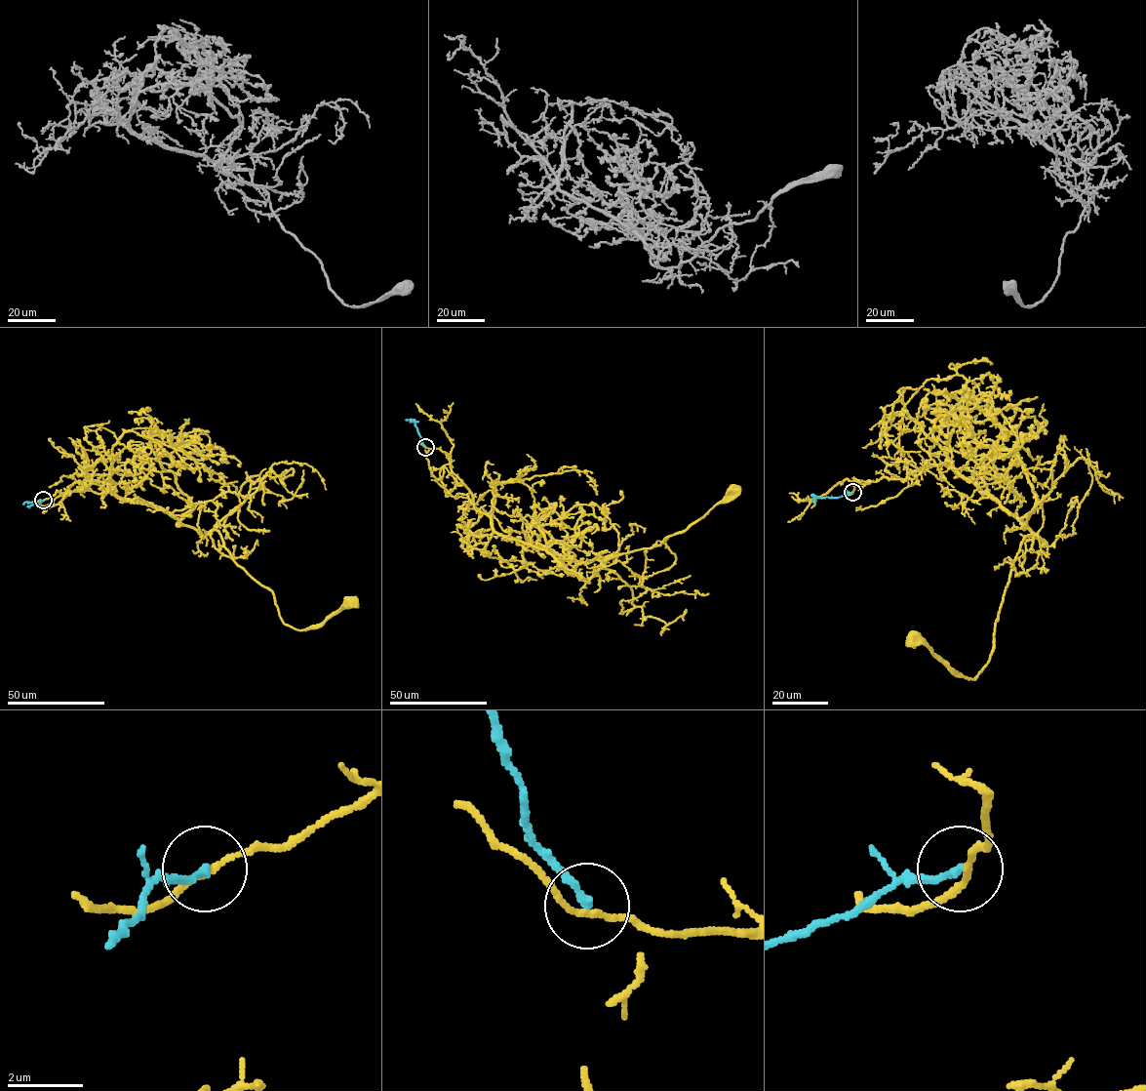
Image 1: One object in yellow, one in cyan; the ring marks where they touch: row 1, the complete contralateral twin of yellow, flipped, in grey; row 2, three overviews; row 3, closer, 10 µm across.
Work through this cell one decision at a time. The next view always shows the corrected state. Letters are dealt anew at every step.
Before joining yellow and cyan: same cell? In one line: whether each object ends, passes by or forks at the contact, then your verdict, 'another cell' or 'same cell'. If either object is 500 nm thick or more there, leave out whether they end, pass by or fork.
yellow passes by; cyan ends; another cell

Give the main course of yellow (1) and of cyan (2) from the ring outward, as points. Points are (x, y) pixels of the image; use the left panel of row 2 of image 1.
1: (43, 500), (104, 482), (202, 536), (216, 530), (296, 629), (316, 628), (352, 602)
2: (43, 500), (38, 505), (23, 505)

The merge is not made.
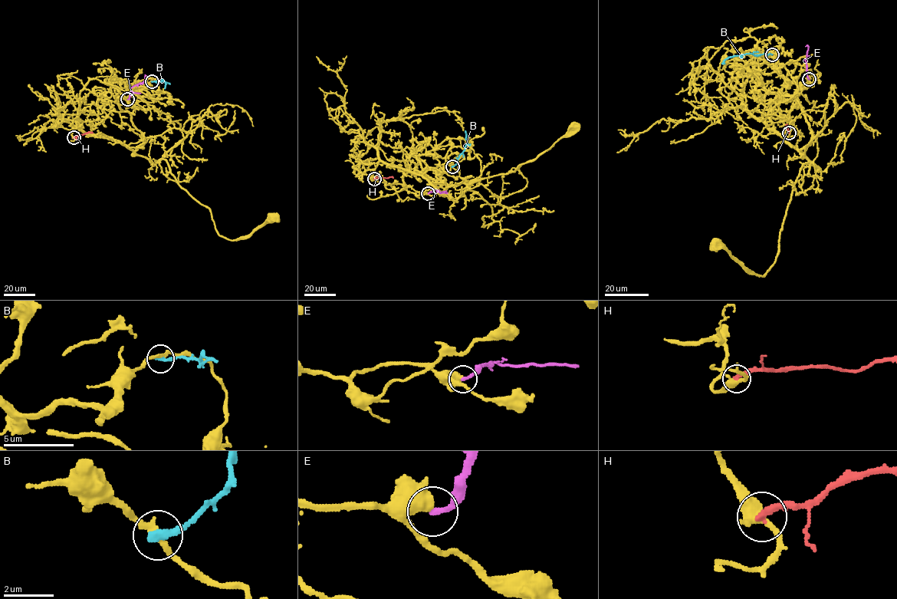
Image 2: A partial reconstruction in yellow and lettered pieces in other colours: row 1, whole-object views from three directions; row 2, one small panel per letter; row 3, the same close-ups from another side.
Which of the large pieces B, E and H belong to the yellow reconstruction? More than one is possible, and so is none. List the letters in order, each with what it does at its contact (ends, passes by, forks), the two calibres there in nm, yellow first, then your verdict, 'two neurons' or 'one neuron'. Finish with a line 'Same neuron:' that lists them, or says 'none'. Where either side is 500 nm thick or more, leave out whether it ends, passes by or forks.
B: it ends; calibres 240 and 320 nm; two neurons
E: it ends; calibres 440 and 220 nm; two neurons
H: it ends; calibres 440 and 320 nm; two neurons
Same neuron: none

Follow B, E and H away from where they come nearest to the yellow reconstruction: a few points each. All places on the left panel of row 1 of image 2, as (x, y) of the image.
B: (151, 81), (165, 82), (164, 88)
E: (127, 99), (130, 88), (142, 83), (146, 76)
H: (73, 137), (93, 132)

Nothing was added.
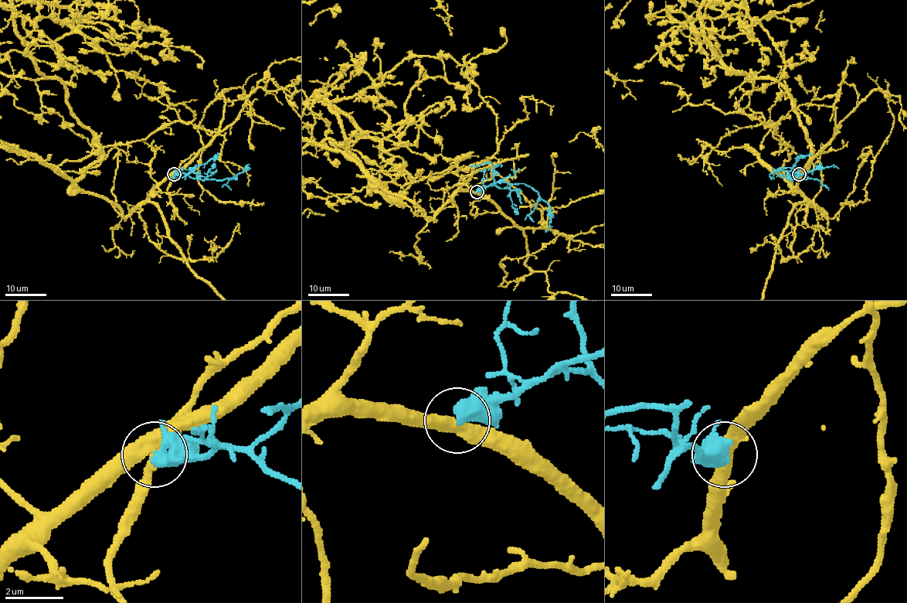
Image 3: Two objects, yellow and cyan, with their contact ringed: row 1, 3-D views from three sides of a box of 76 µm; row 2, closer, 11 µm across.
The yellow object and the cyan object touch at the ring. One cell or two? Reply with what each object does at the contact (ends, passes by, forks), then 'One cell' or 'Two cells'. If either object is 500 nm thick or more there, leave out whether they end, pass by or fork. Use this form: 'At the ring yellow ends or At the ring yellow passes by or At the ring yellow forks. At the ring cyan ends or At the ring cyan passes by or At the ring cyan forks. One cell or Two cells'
Two cells

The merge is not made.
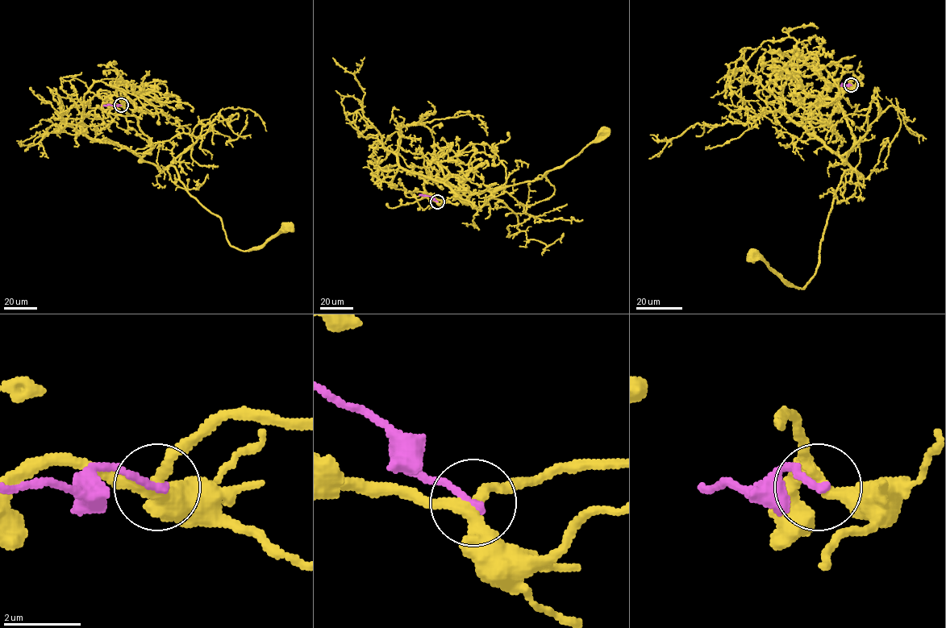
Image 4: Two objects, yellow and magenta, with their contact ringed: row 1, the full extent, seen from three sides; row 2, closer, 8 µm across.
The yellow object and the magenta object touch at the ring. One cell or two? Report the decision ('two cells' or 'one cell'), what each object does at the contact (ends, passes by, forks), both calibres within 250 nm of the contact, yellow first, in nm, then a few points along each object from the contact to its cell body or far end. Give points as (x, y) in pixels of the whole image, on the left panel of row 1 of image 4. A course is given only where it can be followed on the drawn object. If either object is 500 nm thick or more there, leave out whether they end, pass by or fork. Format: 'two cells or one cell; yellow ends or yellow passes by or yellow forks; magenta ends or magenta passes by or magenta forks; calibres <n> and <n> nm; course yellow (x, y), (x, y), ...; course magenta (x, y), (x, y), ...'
two cells; yellow forks; magenta ends; calibres 320 and 200 nm; course yellow (120, 105), (108, 114), (137, 118), (152, 145), (142, 158), (172, 165), (231, 246), (256, 250), (289, 227); course magenta (120, 105), (103, 105)

